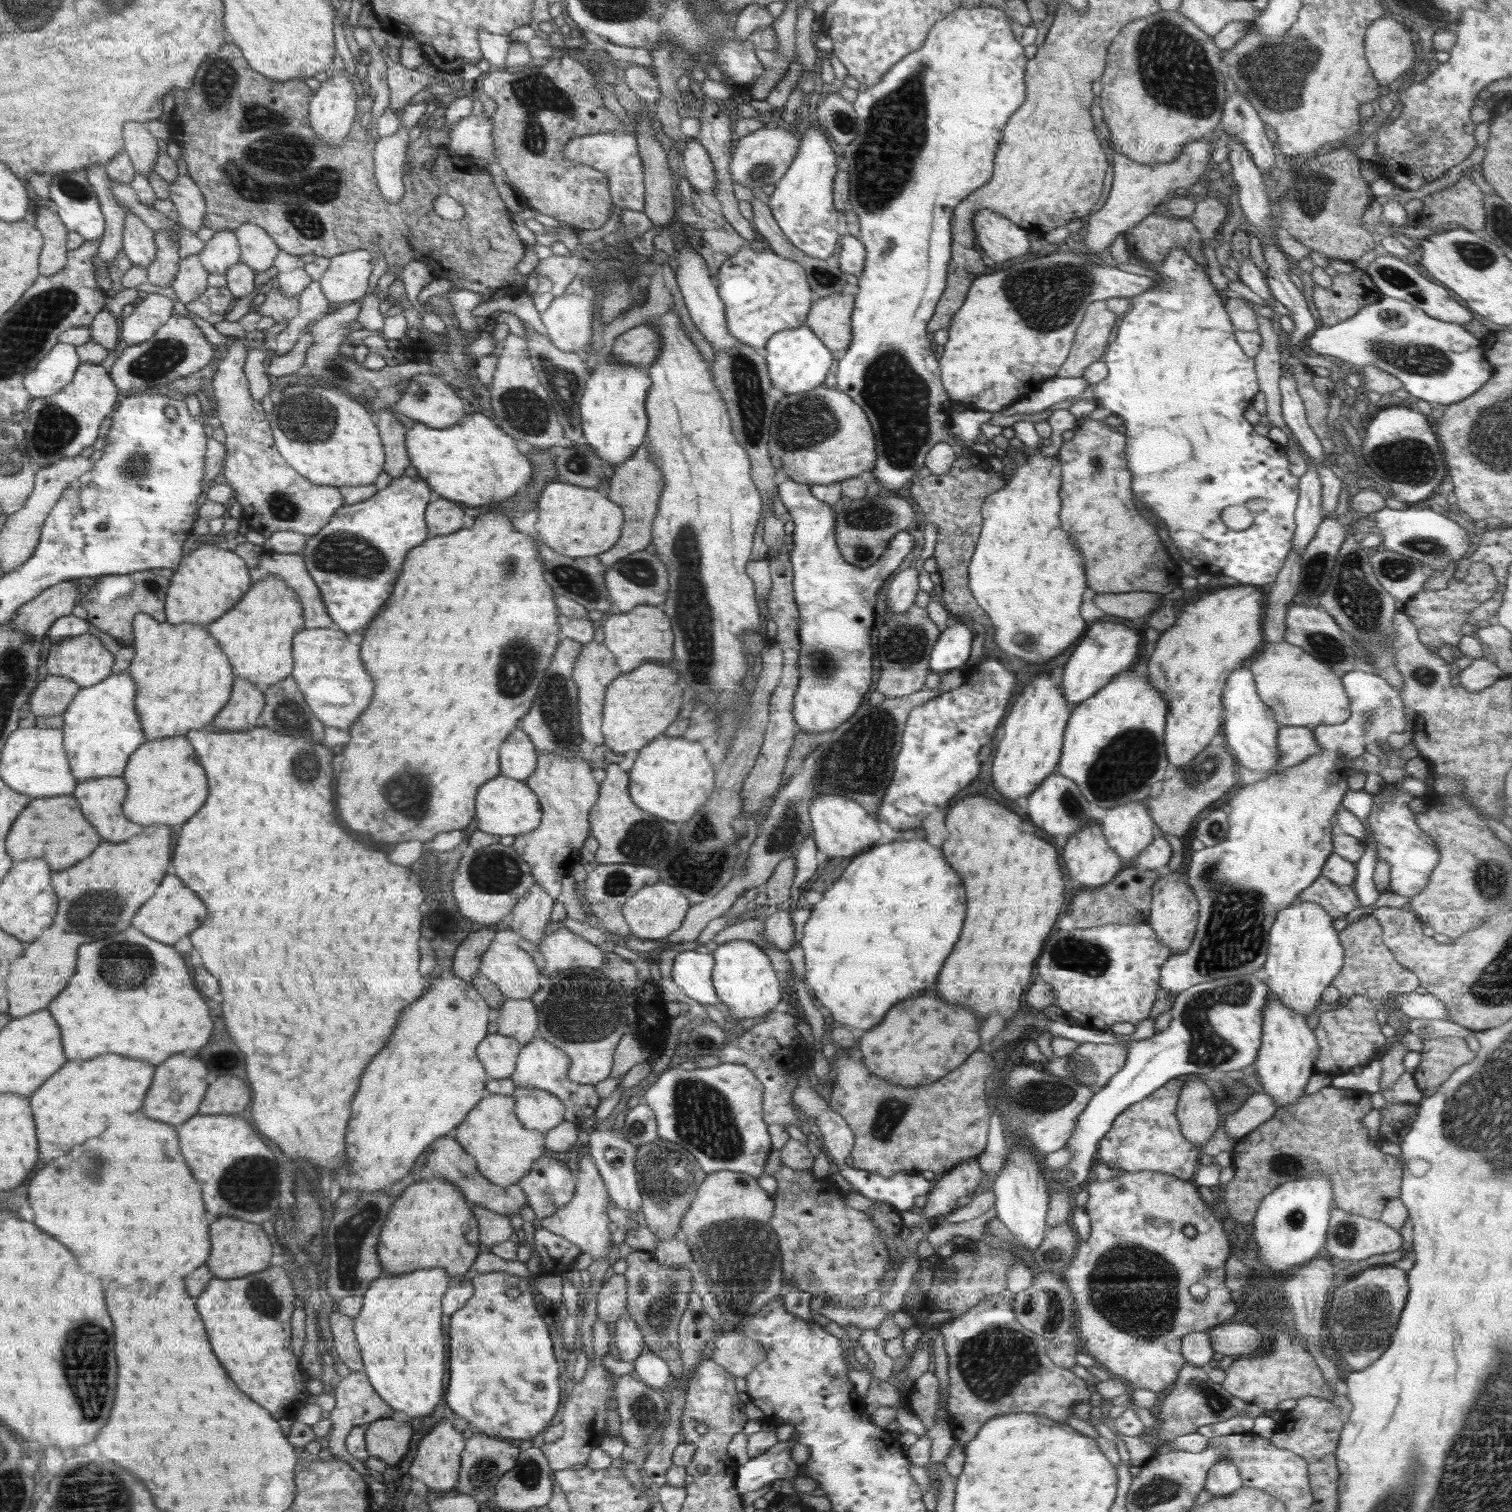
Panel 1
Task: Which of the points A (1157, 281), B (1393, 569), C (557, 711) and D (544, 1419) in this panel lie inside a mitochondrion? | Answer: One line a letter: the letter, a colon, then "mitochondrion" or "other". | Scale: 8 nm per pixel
A: other
B: mitochondrion
C: mitochondrion
D: other

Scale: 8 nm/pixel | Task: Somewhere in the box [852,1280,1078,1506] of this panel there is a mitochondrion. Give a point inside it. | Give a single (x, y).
(993, 1363)

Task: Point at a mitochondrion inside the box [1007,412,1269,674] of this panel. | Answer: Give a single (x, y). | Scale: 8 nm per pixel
(1096, 460)

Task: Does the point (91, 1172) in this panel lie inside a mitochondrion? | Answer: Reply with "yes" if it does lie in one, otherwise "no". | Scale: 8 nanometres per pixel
yes

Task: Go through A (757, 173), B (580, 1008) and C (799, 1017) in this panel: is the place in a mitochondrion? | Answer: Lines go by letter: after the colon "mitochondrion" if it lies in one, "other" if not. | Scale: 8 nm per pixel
A: mitochondrion
B: mitochondrion
C: other

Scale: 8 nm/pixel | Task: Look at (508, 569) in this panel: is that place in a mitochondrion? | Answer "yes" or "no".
yes

